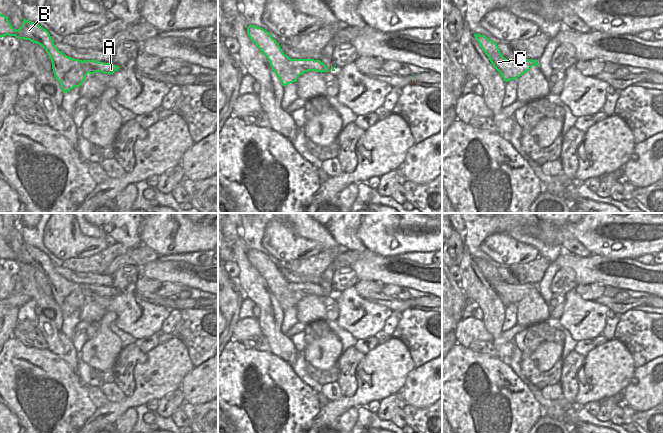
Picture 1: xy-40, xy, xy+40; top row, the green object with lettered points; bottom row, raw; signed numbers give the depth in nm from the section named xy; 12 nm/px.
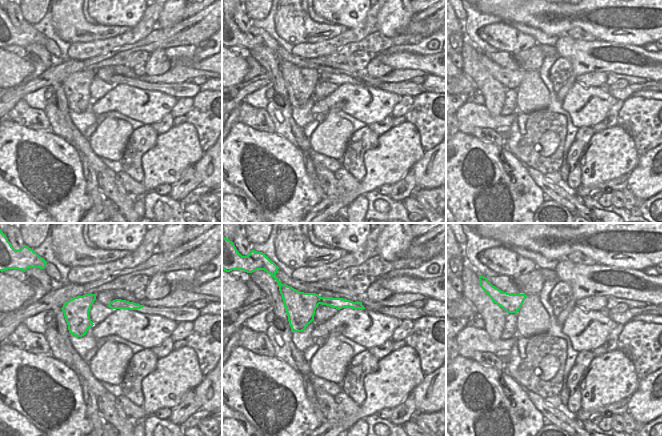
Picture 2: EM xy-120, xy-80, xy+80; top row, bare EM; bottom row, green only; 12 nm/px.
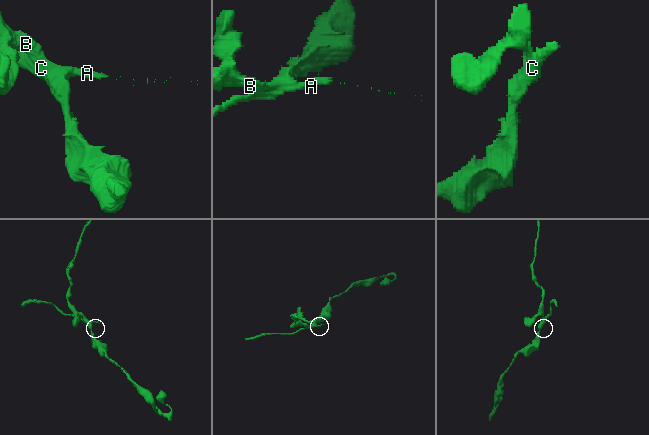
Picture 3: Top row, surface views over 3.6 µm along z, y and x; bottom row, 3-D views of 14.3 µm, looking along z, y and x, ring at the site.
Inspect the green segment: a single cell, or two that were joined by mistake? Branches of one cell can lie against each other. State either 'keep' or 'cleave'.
cleave

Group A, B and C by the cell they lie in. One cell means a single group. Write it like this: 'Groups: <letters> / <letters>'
Groups: A C / B.

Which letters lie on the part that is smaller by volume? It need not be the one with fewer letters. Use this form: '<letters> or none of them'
A, C

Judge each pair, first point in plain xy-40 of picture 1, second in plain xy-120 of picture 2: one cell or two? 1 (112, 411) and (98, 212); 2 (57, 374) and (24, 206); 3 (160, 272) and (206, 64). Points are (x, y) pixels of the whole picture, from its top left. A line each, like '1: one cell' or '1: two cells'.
1: one cell
2: two cells
3: one cell

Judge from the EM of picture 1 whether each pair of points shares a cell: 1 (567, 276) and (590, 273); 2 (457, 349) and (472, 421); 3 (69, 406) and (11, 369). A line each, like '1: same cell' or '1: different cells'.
1: different cells
2: same cell
3: same cell

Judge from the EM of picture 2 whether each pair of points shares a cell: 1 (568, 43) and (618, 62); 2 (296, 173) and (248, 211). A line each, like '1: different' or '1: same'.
1: same
2: different

